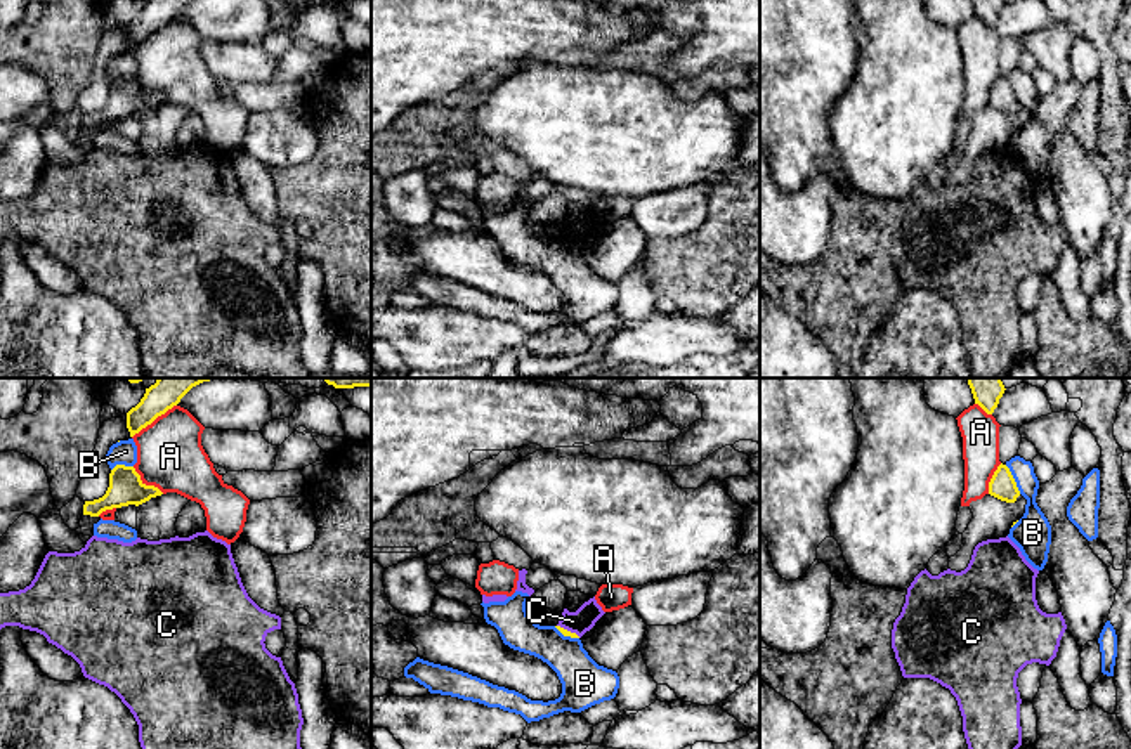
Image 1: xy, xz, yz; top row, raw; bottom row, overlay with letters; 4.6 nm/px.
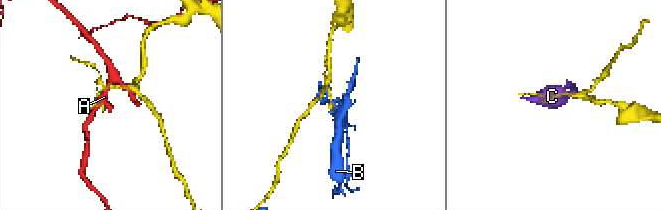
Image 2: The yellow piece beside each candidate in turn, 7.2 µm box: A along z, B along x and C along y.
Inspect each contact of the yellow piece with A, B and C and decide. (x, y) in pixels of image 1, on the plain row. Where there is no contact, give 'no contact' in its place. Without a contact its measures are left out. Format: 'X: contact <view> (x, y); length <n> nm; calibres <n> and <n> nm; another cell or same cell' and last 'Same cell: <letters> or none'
A: contact xy (153, 32); length 260 nm; calibres 130 and 300 nm; another cell
B: contact yz (1013, 91); length 150 nm; calibres 120 and 160 nm; another cell
C: contact xz (569, 243); length 130 nm; calibres 30 and 110 nm; another cell
Same cell: none

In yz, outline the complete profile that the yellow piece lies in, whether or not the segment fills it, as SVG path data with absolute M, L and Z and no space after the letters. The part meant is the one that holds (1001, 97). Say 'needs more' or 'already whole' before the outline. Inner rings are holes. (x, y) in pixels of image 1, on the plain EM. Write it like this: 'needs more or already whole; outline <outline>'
already whole; outline M1001 75L994 83L989 94L989 106L1006 114L1015 114L1020 107L1017 94L1006 76Z

